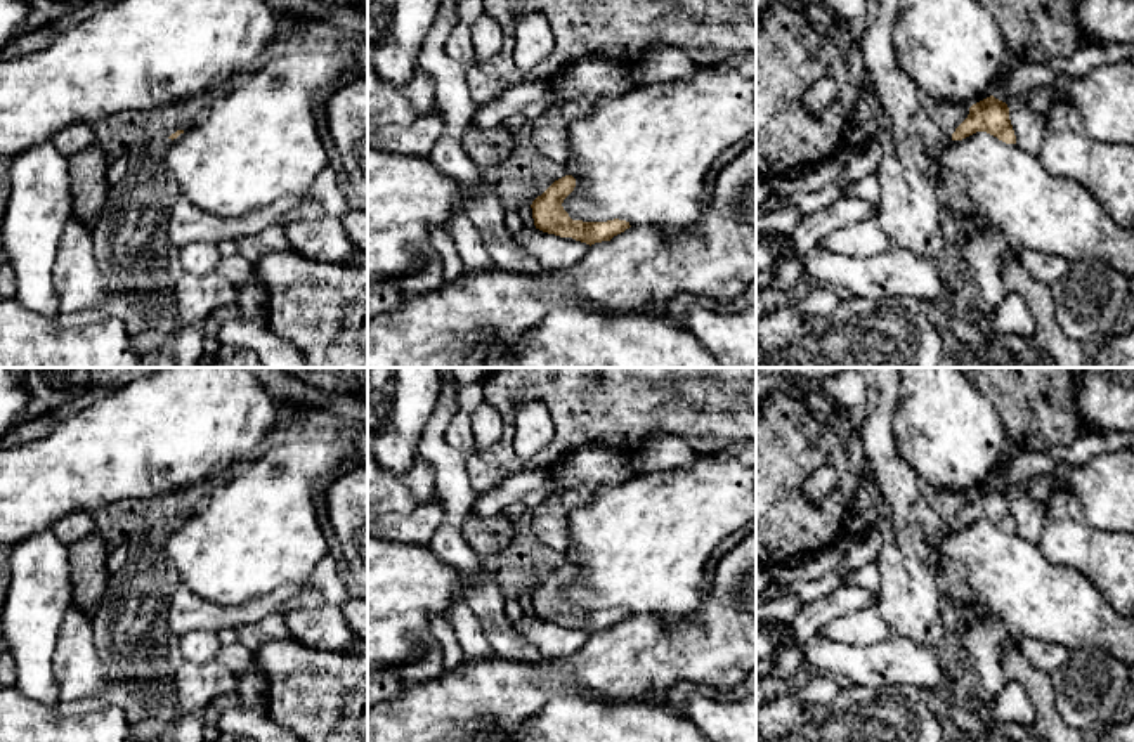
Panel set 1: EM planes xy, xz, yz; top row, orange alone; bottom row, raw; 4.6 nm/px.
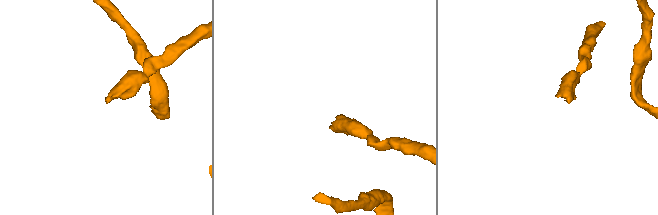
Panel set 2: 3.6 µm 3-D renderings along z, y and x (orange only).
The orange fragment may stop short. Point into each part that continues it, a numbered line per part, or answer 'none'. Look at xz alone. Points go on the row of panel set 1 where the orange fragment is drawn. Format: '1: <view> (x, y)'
none

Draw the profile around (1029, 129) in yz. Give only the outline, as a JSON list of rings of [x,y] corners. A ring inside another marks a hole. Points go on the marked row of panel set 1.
[[[1016,97],[1007,107],[1016,135],[1016,146],[1032,156],[1039,156],[1044,142],[1046,123],[1033,113],[1030,99]]]

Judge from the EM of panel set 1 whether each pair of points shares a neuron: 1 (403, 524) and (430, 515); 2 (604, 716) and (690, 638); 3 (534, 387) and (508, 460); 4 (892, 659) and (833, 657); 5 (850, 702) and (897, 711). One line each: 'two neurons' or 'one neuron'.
1: one neuron
2: two neurons
3: one neuron
4: one neuron
5: one neuron

